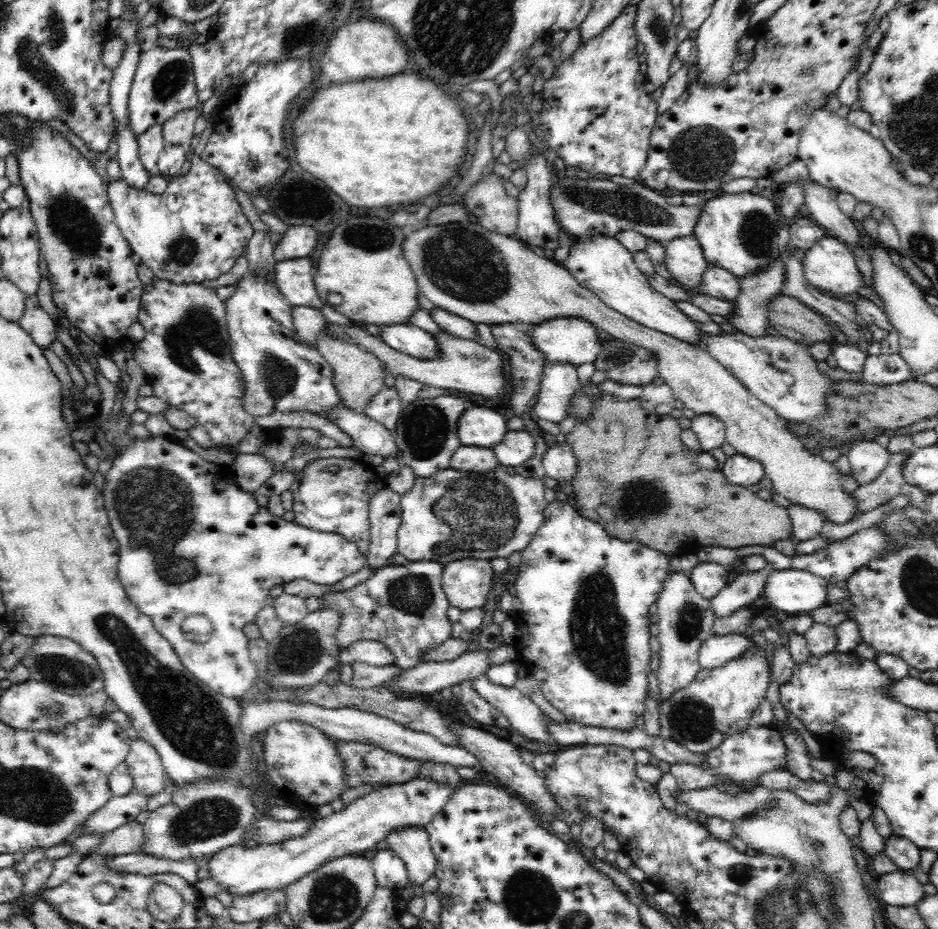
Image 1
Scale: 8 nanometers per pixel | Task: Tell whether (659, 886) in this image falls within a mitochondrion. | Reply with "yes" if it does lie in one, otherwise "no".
no

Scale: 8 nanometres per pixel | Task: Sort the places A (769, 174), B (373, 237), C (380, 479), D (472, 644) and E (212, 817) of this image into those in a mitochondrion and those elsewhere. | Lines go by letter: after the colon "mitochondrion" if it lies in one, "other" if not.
A: other
B: mitochondrion
C: other
D: other
E: mitochondrion

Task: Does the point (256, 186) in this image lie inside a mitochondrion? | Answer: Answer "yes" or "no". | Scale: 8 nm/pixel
no

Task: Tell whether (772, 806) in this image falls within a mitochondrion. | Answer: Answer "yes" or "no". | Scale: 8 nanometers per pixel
yes

